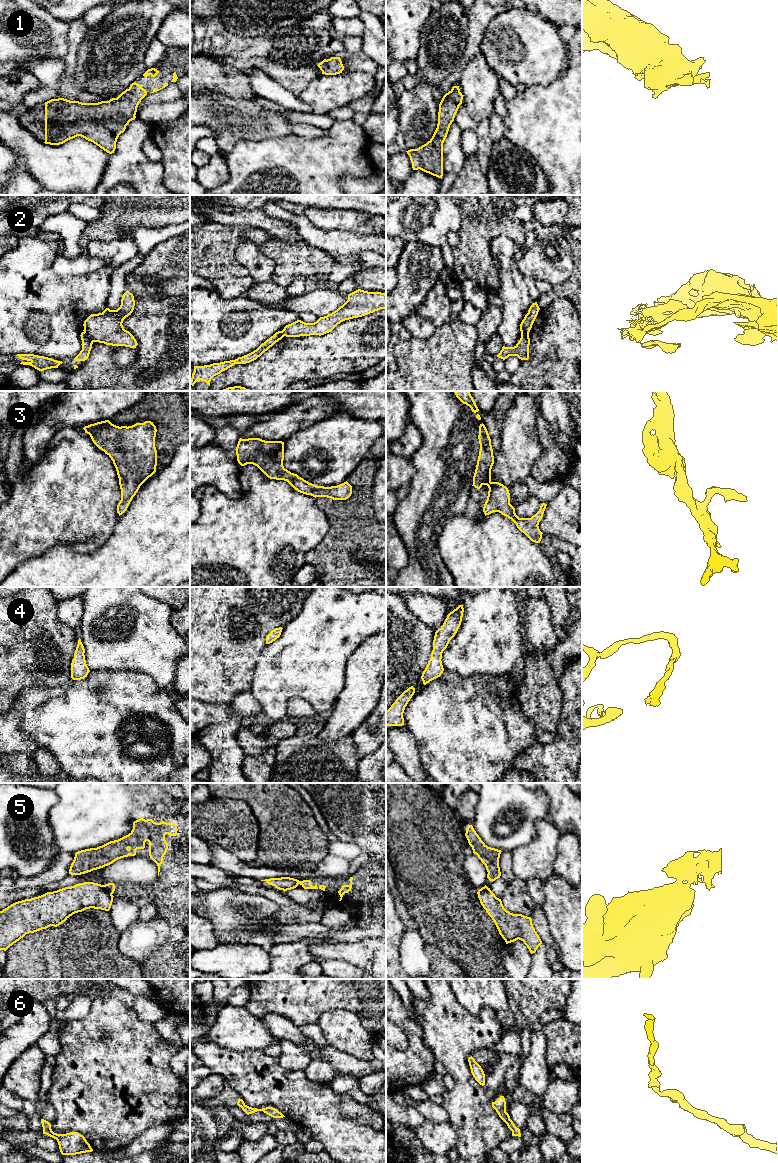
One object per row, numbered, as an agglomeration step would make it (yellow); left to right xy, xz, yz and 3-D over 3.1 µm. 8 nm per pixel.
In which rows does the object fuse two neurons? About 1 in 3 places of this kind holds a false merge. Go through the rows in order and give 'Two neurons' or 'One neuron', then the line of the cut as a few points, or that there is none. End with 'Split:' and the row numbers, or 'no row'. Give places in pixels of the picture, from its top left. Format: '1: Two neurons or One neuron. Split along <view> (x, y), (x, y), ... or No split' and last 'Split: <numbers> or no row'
1: One neuron. No split
2: Two neurons. Split along xy (83, 332), (92, 342)
3: One neuron. No split
4: One neuron. No split
5: Two neurons. Split along xy (102, 885), (111, 894)
6: One neuron. No split
Split: 2, 5

